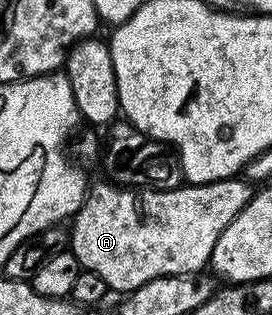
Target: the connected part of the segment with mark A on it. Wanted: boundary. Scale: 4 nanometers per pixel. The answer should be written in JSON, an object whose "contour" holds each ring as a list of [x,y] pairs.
{"contour":[[[236,177],[212,181],[211,184],[188,183],[174,189],[134,189],[104,183],[88,190],[81,210],[73,214],[69,231],[69,249],[77,257],[82,269],[95,271],[103,283],[118,295],[134,293],[143,283],[160,277],[184,277],[187,273],[202,272],[209,265],[219,235],[231,219],[243,211],[255,189],[248,180]]]}

